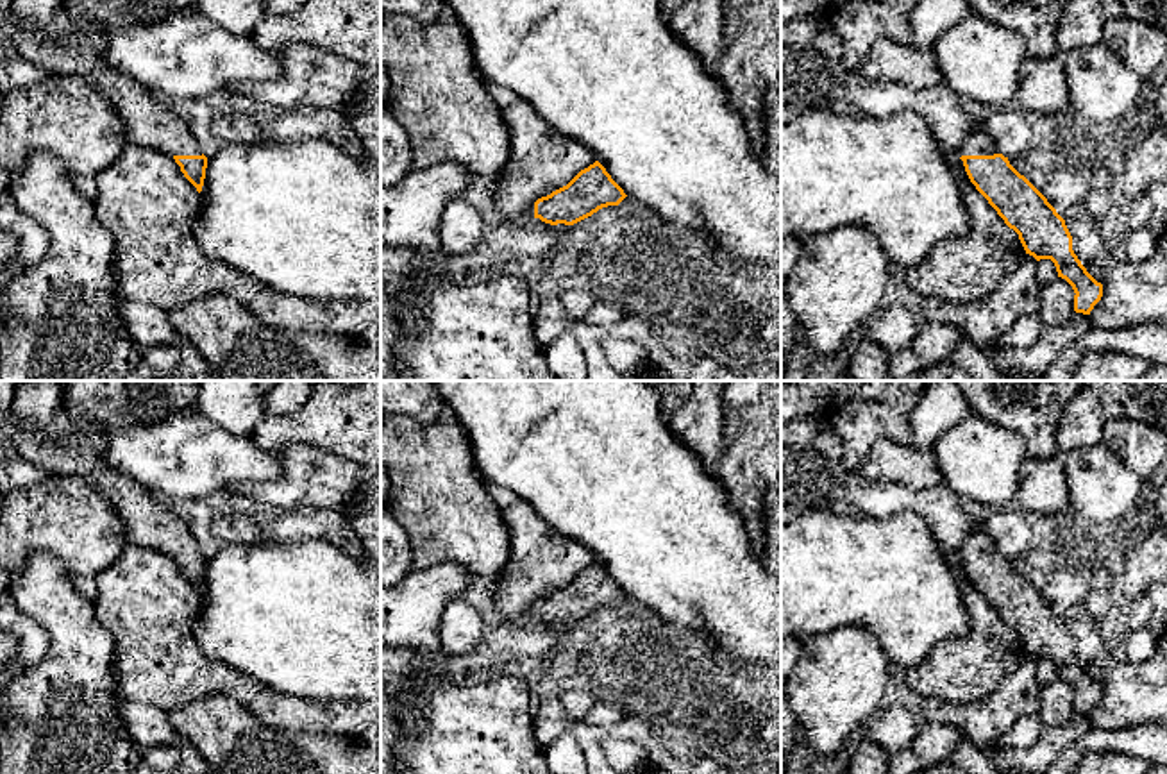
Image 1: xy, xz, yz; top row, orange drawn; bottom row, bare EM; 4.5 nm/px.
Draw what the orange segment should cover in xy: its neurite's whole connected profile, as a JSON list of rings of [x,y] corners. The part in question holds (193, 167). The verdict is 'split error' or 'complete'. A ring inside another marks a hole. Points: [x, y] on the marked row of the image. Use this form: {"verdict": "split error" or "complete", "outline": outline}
{"verdict": "split error", "outline": [[[9,9],[0,18],[0,32],[45,75],[84,79],[102,91],[123,122],[127,143],[172,156],[200,193],[207,157],[184,120],[161,104],[147,86],[114,72],[104,61],[102,54],[107,48],[104,32],[86,21],[71,25],[64,13],[63,20],[66,29],[57,38],[38,38],[25,30]]]}

